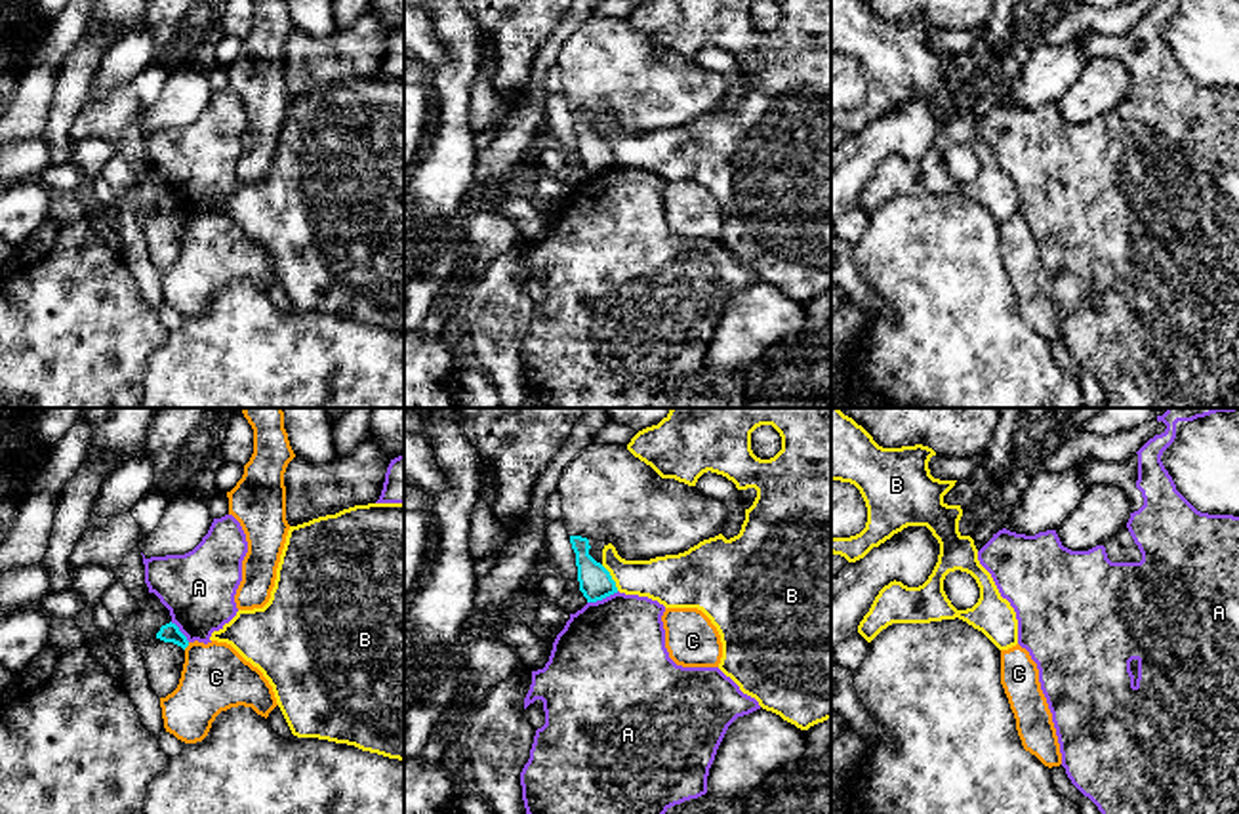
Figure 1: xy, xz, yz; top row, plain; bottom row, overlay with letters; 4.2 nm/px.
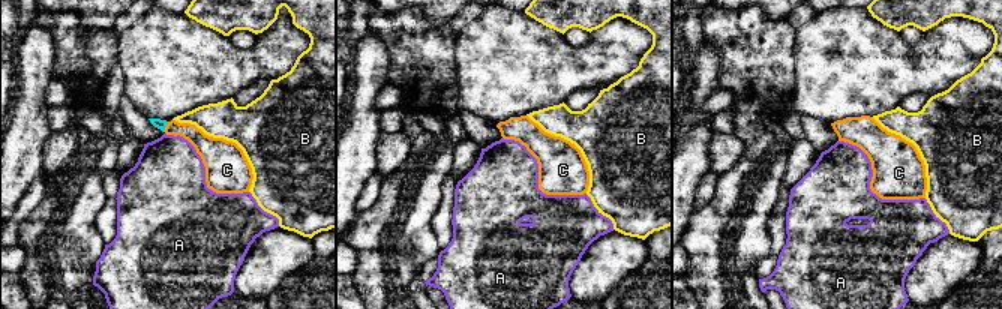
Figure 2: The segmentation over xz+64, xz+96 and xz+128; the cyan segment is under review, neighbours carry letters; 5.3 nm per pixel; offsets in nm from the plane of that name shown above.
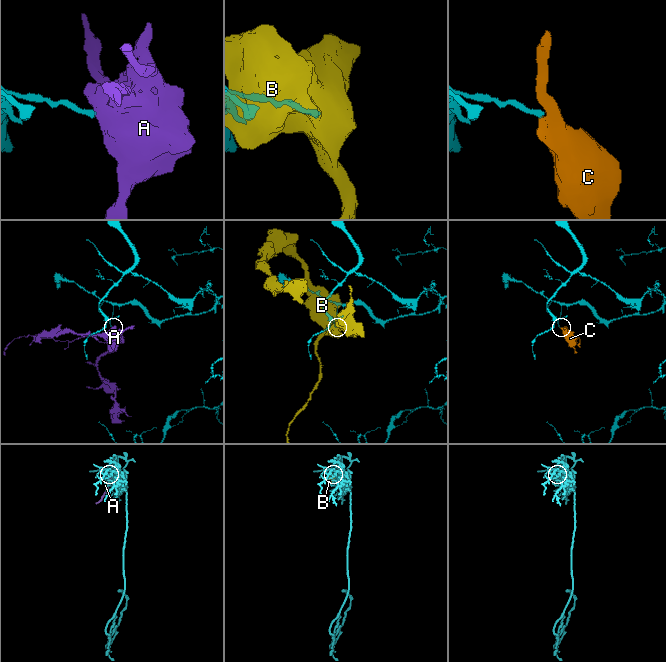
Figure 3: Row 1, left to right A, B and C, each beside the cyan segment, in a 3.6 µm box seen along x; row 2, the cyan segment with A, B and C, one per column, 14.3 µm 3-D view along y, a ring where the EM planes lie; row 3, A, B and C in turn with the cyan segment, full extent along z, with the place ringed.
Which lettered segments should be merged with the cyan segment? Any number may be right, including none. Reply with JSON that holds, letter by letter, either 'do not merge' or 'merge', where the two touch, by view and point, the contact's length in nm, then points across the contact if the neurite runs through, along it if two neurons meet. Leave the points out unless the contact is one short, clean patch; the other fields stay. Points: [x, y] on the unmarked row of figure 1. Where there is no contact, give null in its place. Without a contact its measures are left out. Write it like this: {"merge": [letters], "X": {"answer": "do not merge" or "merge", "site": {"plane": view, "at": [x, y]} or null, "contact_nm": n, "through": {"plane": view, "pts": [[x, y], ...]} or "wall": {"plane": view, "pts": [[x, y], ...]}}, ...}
{"merge": [], "A": {"answer": "do not merge", "site": {"plane": "xz", "at": [603, 170]}, "contact_nm": 140, "wall": {"plane": "xz", "pts": [[618, 164], [588, 176]]}}, "B": {"answer": "do not merge", "site": {"plane": "xz", "at": [610, 151]}, "contact_nm": 130}, "C": {"answer": "do not merge", "site": {"plane": "xy", "at": [185, 220]}, "contact_nm": 40, "wall": {"plane": "xy", "pts": [[189, 216], [183, 222]]}}}

